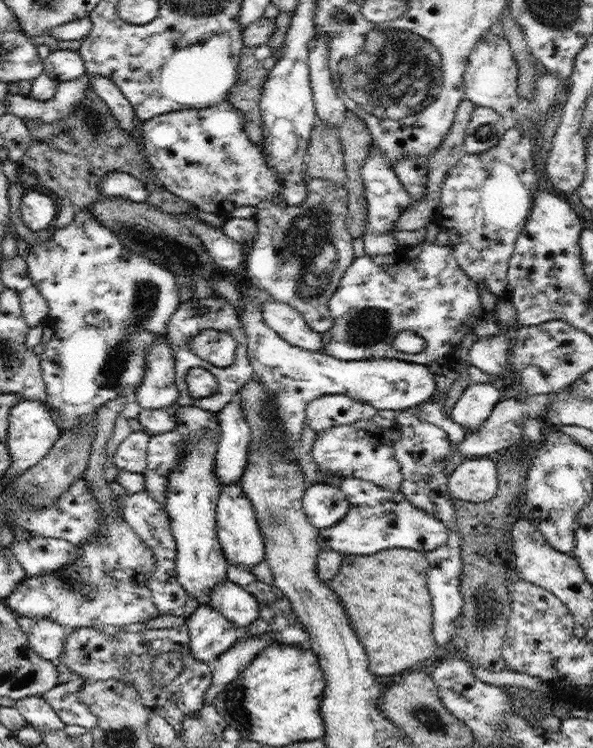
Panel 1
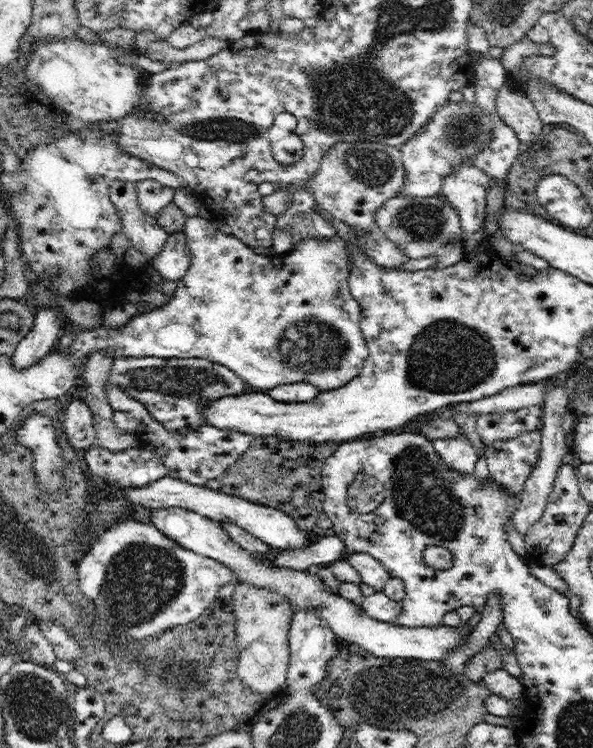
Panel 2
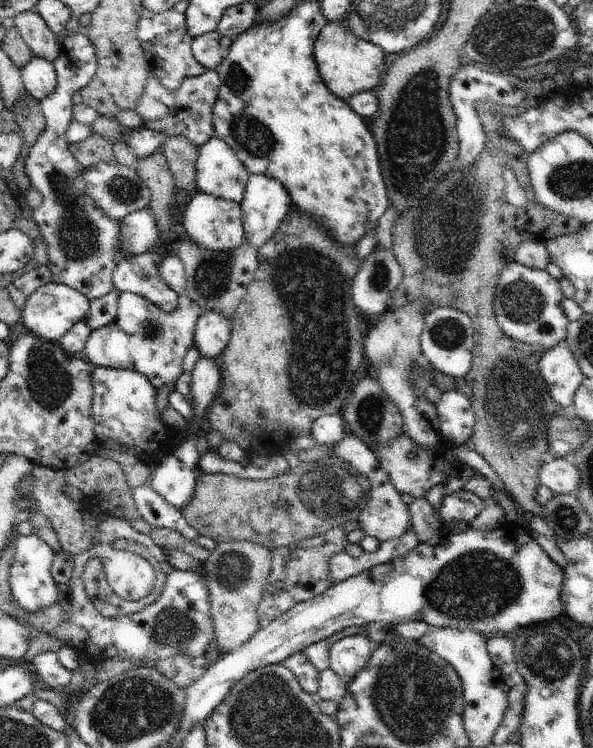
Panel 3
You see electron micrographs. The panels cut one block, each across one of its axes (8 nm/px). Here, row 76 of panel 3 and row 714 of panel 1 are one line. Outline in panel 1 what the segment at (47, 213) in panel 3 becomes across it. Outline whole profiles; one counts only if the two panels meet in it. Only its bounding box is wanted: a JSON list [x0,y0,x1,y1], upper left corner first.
[43,674,97,730]

